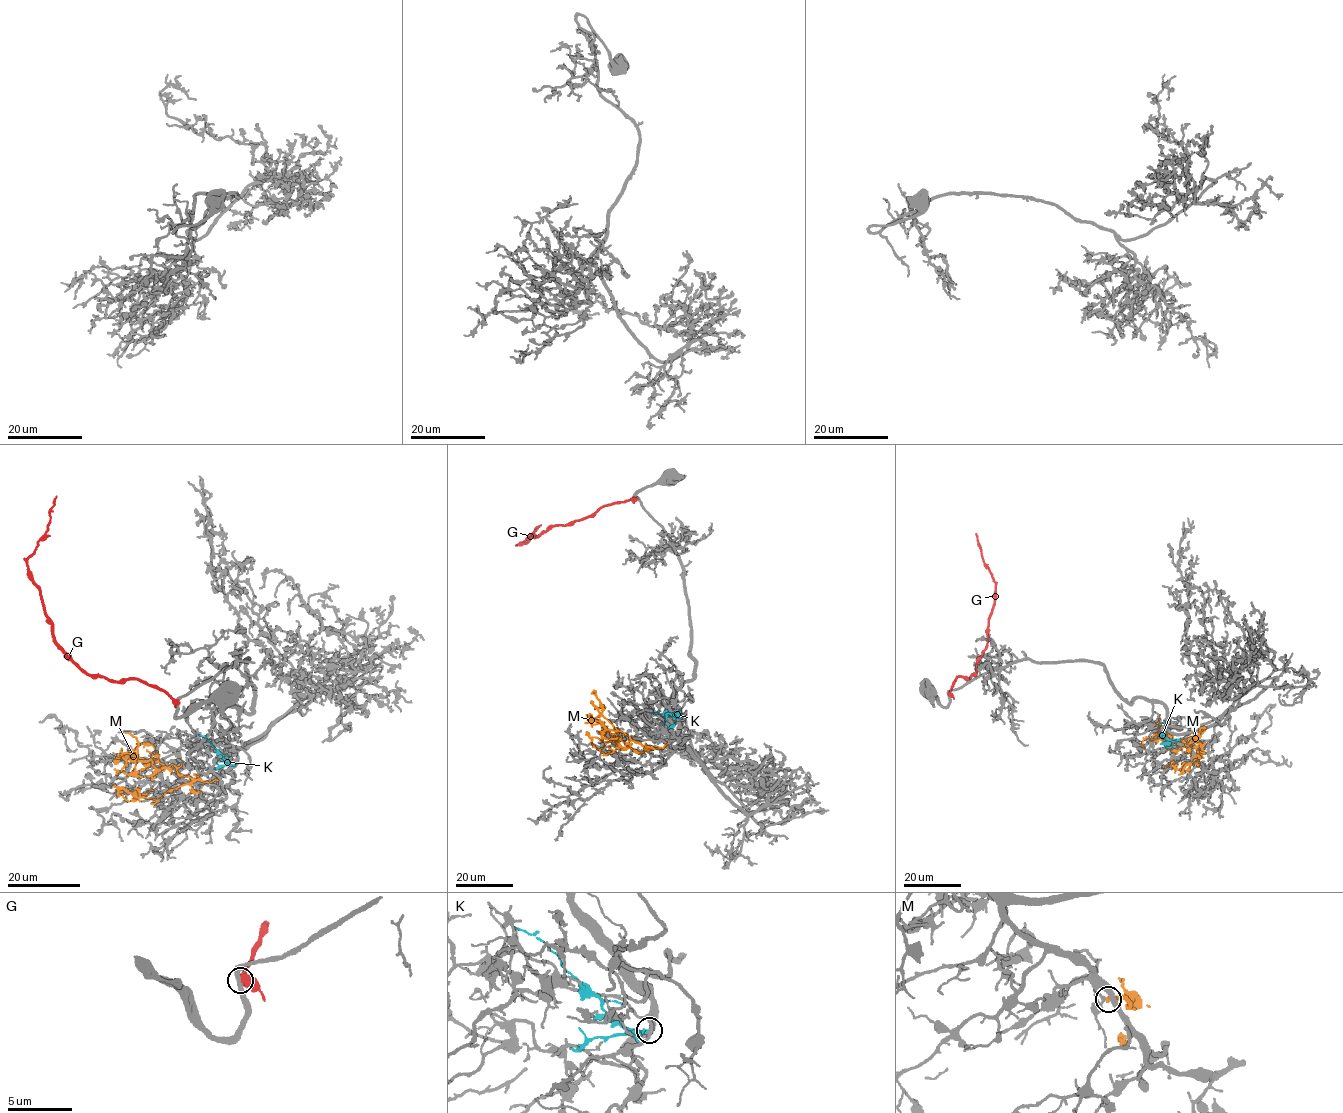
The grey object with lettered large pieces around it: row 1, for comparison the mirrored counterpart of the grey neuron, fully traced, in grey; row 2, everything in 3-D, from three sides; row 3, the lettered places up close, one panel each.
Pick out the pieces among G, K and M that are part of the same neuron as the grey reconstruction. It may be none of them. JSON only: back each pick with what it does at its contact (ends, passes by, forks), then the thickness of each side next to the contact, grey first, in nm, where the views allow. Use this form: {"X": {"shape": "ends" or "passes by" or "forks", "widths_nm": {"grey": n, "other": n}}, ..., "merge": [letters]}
{"M": {"shape": "ends", "widths_nm": {"grey": 280, "other": 340}}, "merge": ["M"]}

